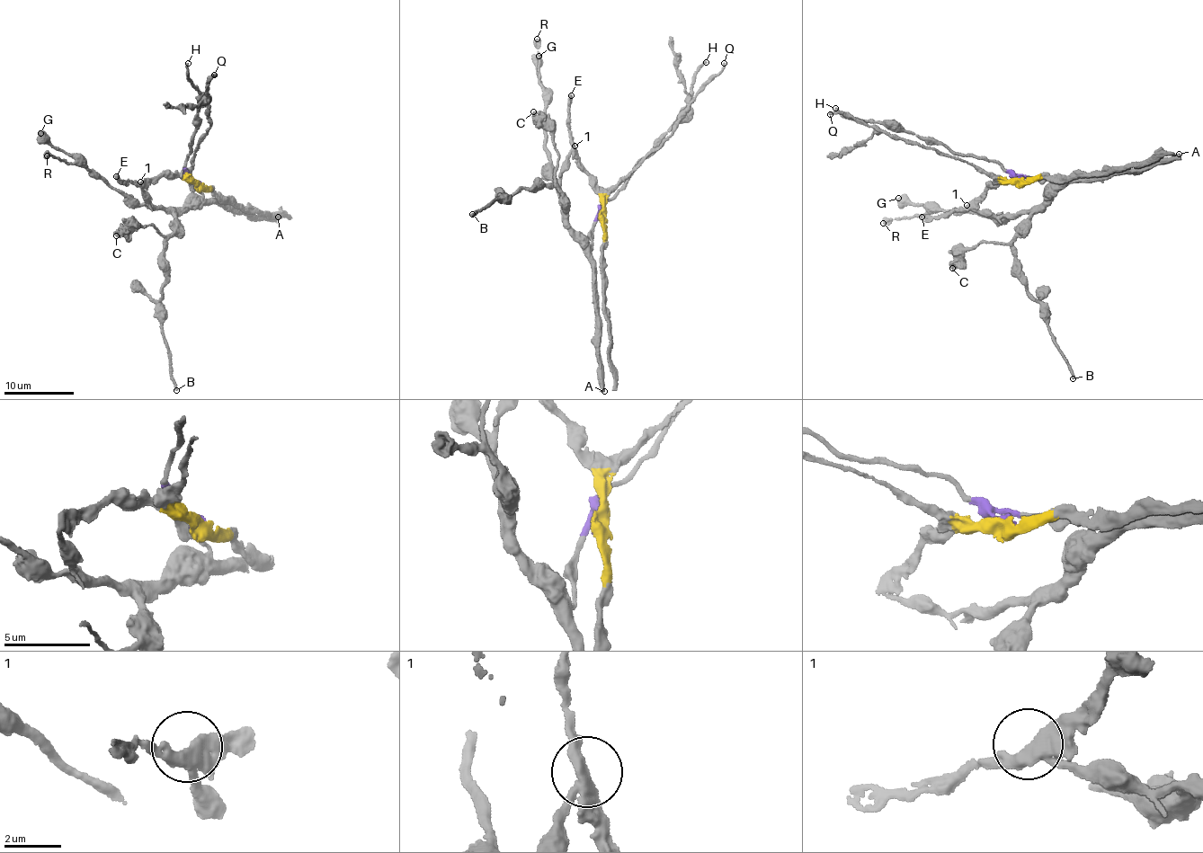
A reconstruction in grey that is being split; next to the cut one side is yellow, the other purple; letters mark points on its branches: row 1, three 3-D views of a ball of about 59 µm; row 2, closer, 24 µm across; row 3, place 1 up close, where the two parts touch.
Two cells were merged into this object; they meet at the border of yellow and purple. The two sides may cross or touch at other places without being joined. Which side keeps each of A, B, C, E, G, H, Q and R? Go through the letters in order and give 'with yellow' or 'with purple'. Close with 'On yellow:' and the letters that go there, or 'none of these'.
A: with purple
B: with purple
C: with purple
E: with yellow
G: with purple
H: with purple
Q: with yellow
R: with purple
On yellow: E, Q

